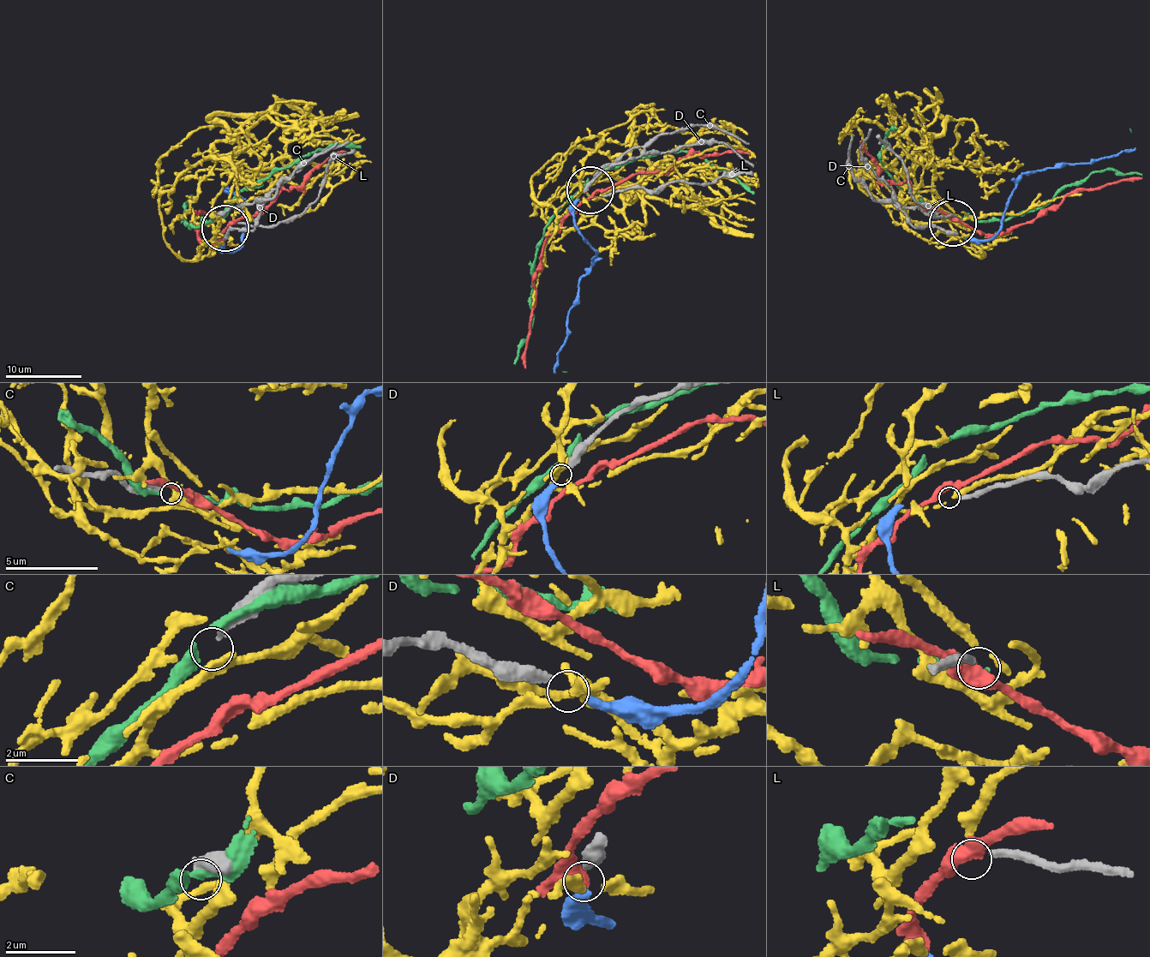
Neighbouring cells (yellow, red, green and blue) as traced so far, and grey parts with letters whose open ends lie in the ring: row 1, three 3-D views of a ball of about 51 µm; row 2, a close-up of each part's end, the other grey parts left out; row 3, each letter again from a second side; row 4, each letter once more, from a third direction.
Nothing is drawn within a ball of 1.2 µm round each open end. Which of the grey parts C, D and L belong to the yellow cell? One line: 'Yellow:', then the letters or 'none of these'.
Yellow: none of these

